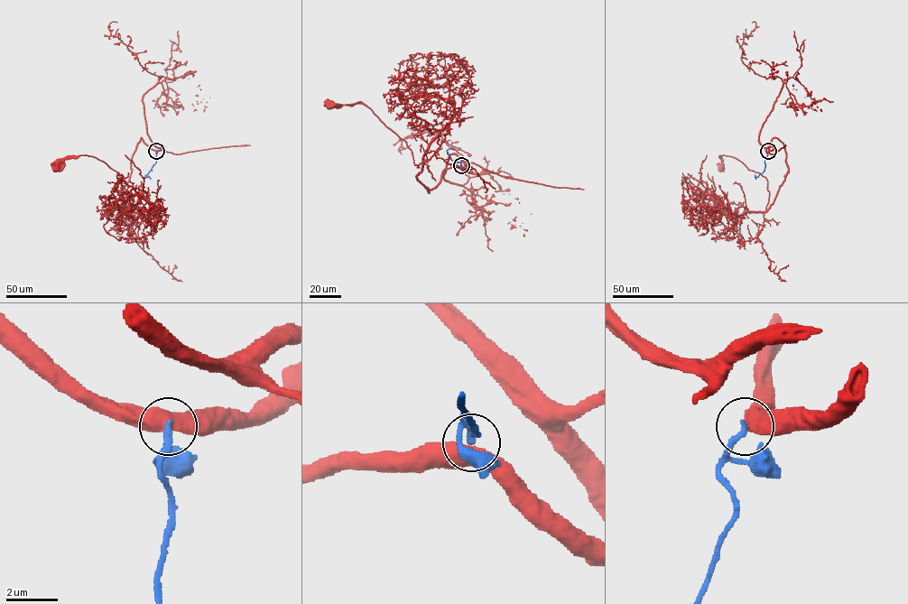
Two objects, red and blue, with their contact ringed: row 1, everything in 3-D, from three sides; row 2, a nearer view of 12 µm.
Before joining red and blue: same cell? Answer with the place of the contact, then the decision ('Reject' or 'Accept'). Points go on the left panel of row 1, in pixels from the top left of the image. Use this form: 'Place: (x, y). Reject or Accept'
Place: (156, 151). Reject

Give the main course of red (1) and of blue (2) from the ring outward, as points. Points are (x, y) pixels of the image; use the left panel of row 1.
1: (156, 151), (141, 138), (123, 190), (127, 211), (151, 210), (132, 195), (112, 206), (104, 225), (120, 240)
2: (156, 151), (156, 162), (145, 177), (151, 179)

